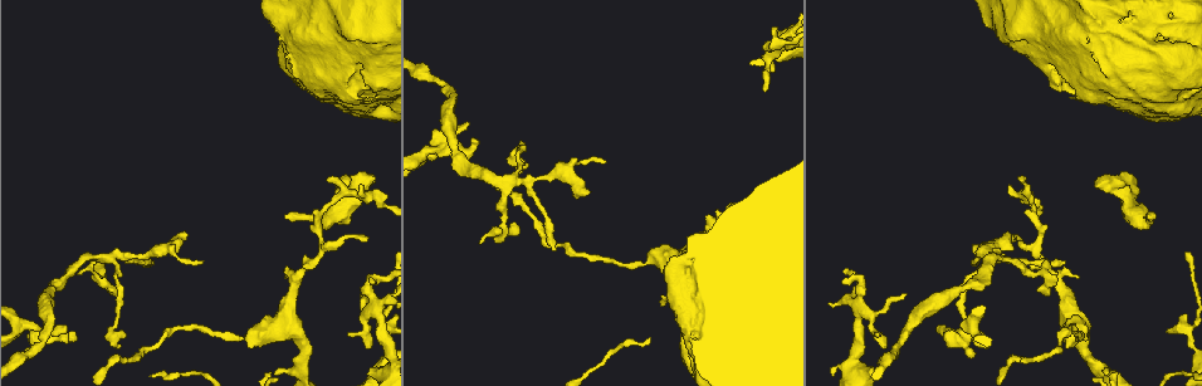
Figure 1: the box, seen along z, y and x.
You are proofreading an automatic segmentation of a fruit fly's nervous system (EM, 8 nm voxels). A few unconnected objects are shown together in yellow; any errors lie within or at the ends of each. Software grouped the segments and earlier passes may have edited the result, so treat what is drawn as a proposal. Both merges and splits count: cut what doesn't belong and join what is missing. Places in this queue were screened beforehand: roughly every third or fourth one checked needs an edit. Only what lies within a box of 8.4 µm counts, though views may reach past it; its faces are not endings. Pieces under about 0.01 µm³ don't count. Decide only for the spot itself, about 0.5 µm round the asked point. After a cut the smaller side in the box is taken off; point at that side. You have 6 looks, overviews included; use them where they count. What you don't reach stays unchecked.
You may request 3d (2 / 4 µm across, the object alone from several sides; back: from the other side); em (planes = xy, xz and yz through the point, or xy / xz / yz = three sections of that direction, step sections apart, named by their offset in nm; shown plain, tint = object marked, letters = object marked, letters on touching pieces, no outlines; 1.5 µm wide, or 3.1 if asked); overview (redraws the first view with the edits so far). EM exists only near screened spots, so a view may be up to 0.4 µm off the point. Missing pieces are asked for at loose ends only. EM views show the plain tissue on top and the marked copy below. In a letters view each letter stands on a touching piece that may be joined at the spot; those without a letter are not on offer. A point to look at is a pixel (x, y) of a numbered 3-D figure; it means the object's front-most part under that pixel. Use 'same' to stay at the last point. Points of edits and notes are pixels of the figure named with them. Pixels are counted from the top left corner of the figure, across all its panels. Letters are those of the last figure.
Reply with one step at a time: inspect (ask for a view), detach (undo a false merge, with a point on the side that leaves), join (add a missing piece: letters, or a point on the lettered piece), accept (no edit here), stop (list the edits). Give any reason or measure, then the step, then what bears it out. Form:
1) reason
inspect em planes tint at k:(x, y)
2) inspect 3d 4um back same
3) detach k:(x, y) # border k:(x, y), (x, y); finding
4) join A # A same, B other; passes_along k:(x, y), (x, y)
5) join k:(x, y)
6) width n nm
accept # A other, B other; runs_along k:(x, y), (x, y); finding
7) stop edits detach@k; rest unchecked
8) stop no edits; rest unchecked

an open end
inspect 3d 4um at 1:(1149, 218)

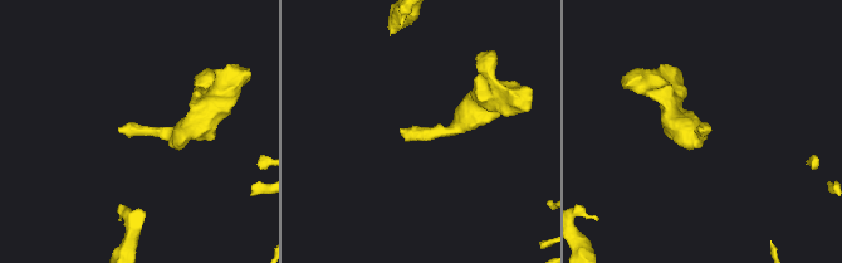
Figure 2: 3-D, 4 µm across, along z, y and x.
need the tissue
inspect em planes letters at 2:(401, 131)

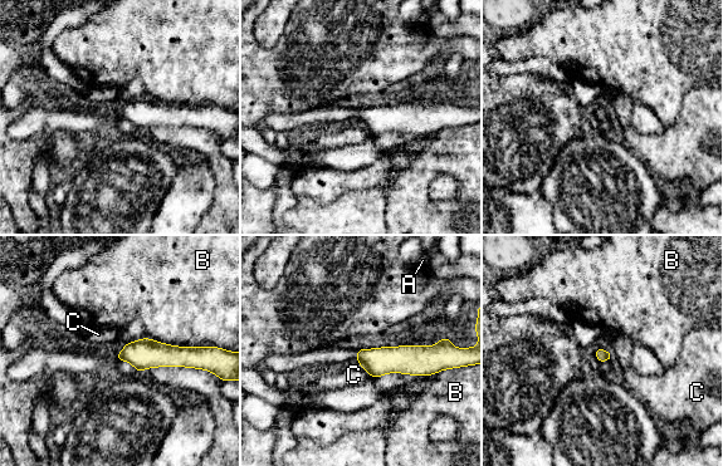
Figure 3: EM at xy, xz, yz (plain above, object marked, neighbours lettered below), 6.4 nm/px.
accept # A other, B other, C other; border 3:(358, 363), (367, 373); no lettered piece goes on from it

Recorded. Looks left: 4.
free end
inspect 3d 4um back at 1:(204, 261)

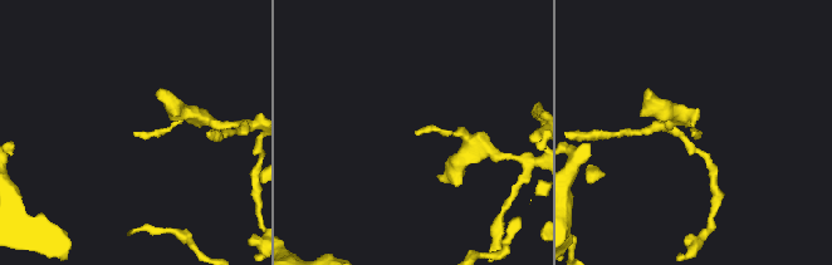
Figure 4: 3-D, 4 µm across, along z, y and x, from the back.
need the tissue
inspect em xy step 4 letters at 4:(416, 131)

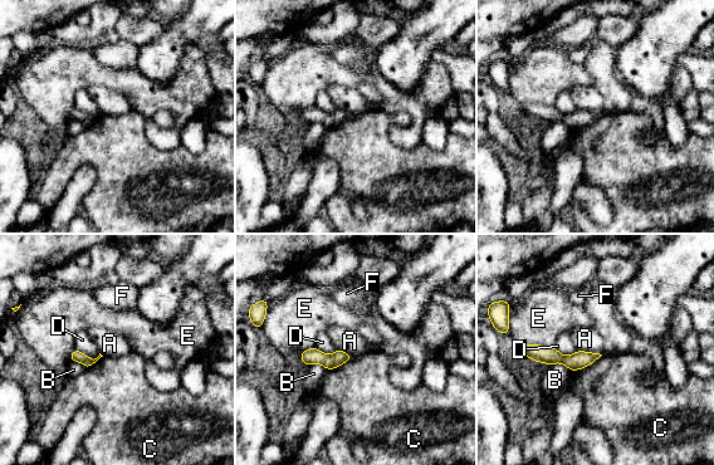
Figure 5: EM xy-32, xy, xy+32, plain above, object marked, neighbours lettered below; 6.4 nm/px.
longest_contact C 220 nm
accept # A other, B other, C other, D other, E other, F other; no lettered piece goes on from it

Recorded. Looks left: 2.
thin end
inspect em xy step 4 letters at 1:(984, 347)

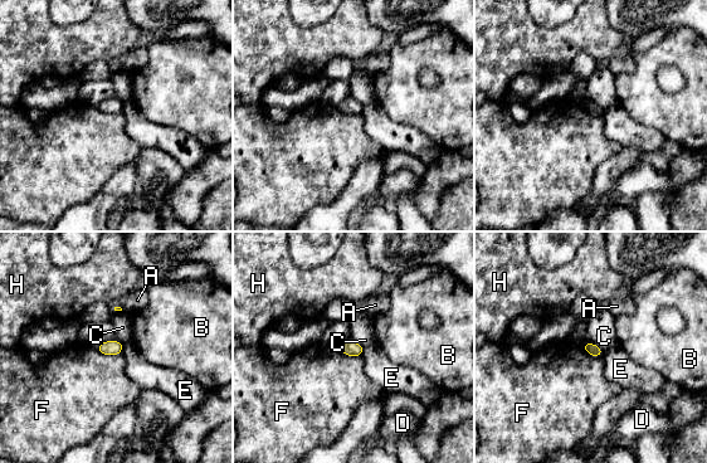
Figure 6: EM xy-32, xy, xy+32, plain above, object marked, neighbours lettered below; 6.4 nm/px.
another direction
inspect em planes letters same

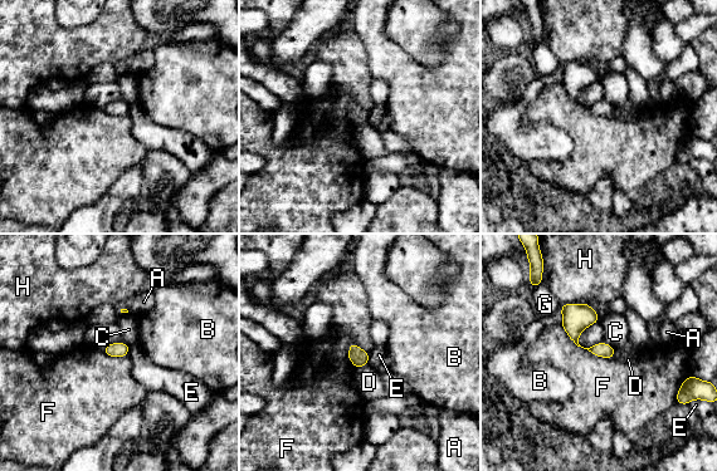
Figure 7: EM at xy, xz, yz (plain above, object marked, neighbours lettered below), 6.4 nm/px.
accept # A other, B other, C other, D other, E other, F other, G other, H other; none of them fits

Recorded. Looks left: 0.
stop no edits; rest unchecked

